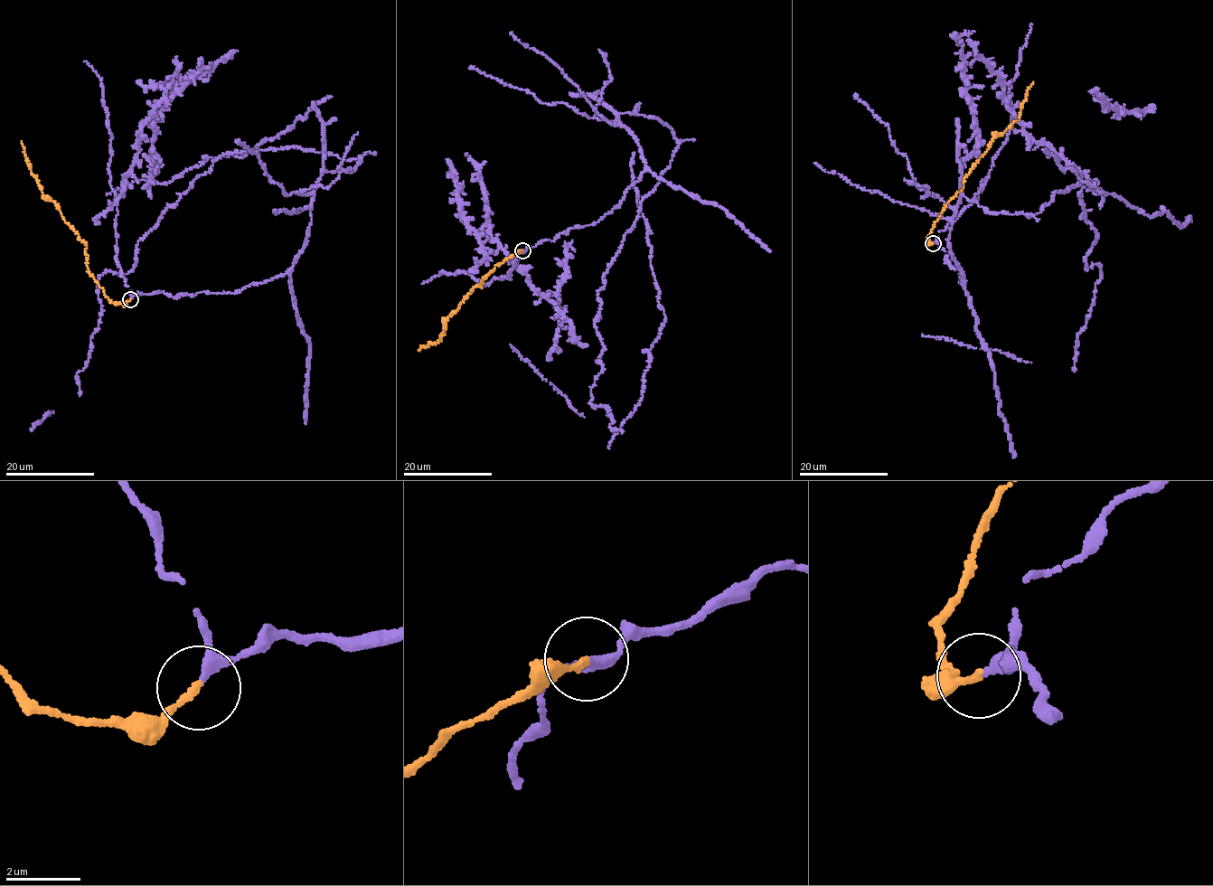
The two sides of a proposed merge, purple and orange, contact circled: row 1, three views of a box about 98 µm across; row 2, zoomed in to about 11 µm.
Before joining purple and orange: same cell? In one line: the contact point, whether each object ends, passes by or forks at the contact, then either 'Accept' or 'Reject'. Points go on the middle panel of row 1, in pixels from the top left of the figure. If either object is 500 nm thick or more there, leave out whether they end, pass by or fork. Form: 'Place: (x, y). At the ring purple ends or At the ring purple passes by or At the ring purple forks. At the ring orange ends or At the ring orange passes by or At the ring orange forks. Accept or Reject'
Place: (522, 250). At the ring purple passes by. At the ring orange ends. Accept

